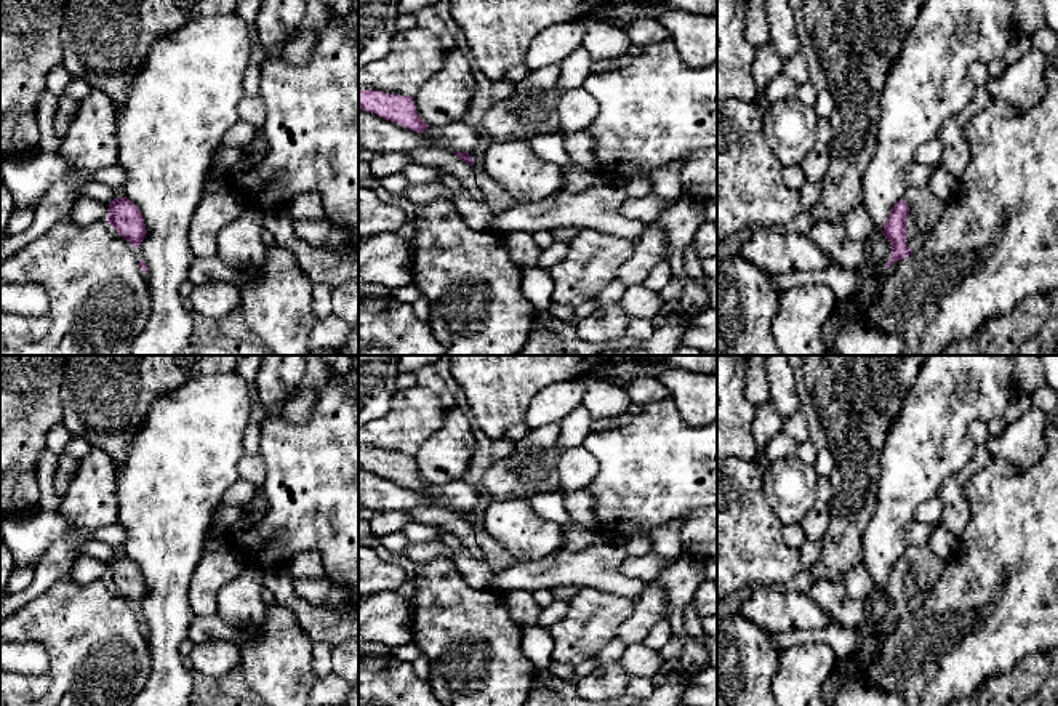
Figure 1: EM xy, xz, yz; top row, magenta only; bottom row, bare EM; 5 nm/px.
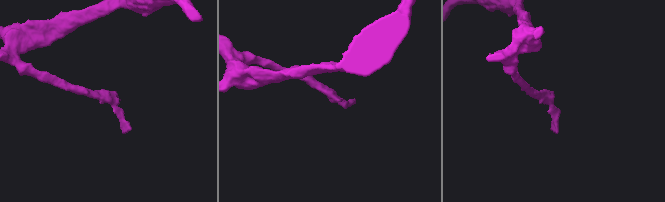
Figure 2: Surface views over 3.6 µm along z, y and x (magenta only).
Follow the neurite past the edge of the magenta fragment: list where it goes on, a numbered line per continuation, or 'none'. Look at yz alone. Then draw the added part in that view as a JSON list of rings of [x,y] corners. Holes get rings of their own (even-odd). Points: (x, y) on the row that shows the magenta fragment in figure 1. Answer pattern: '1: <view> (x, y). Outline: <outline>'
1: yz (924, 210). Outline: [[[911,189],[903,200],[909,208],[906,245],[916,250],[927,239],[946,205],[938,202],[927,189]]]

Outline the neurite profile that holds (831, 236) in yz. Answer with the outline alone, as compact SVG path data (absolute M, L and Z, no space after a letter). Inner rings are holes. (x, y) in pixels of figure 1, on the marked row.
M842 219L808 226L810 237L839 266L855 271L864 261L866 242L852 240Z

